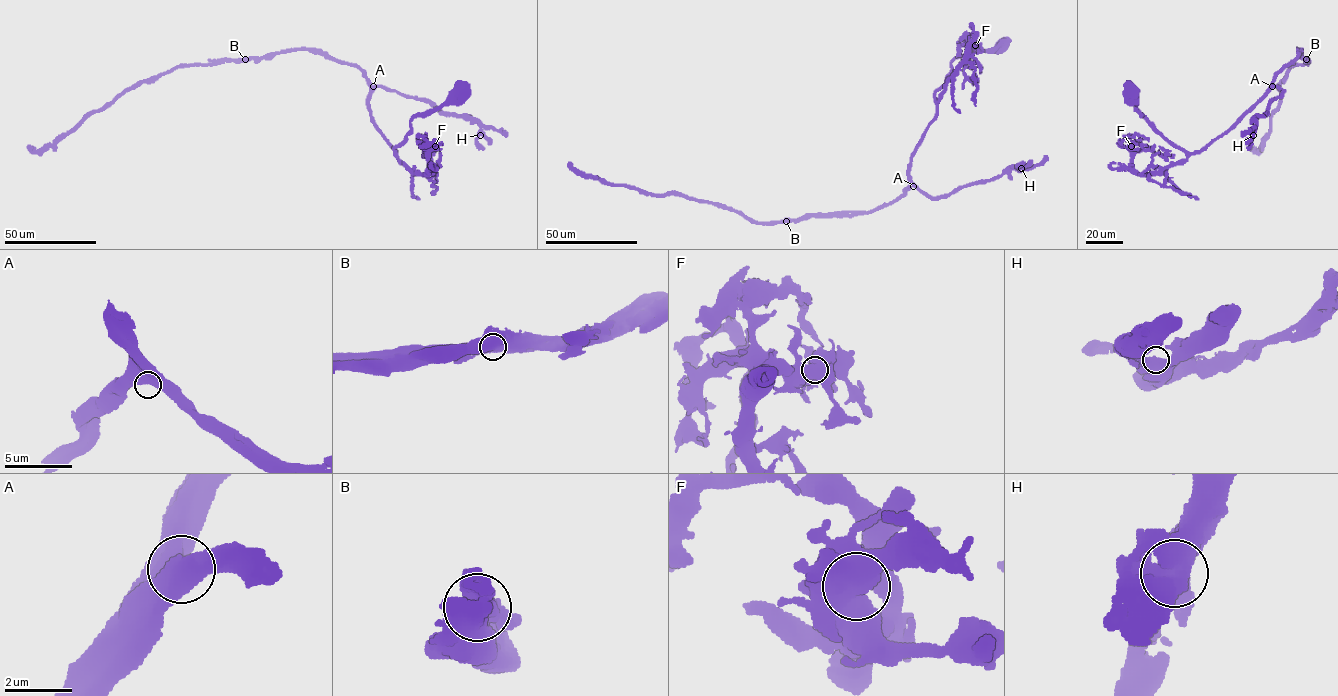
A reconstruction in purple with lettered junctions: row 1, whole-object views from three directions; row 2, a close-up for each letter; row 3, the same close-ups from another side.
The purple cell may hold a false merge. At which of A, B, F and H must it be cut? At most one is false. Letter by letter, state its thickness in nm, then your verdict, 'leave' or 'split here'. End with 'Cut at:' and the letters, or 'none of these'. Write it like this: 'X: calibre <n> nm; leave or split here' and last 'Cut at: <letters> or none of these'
A: calibre 800 nm; leave
B: calibre 1150 nm; split here
F: calibre 900 nm; leave
H: calibre 1050 nm; leave
Cut at: B

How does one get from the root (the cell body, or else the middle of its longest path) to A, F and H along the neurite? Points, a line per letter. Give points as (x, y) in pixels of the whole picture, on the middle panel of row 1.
A: (1000, 46), (971, 52), (951, 61), (950, 74), (935, 92), (936, 115), (912, 157), (908, 178), (913, 186)
F: (1000, 46), (955, 58), (945, 82), (935, 92), (937, 102), (968, 47), (975, 45)
H: (1000, 46), (951, 61), (950, 74), (935, 92), (936, 115), (912, 157), (908, 179), (938, 197), (1021, 168)

